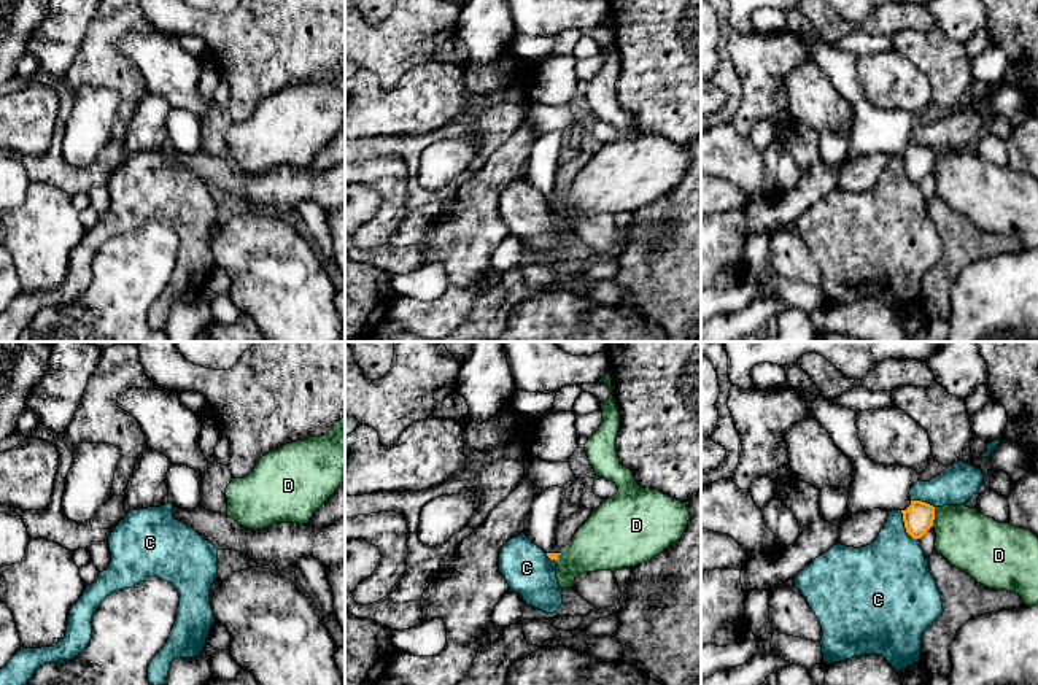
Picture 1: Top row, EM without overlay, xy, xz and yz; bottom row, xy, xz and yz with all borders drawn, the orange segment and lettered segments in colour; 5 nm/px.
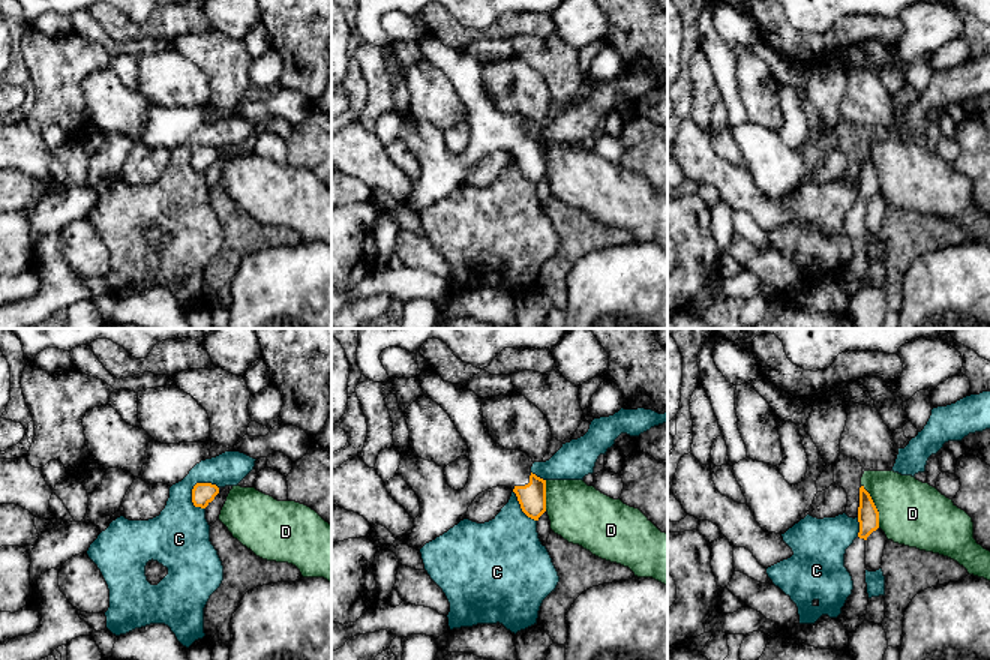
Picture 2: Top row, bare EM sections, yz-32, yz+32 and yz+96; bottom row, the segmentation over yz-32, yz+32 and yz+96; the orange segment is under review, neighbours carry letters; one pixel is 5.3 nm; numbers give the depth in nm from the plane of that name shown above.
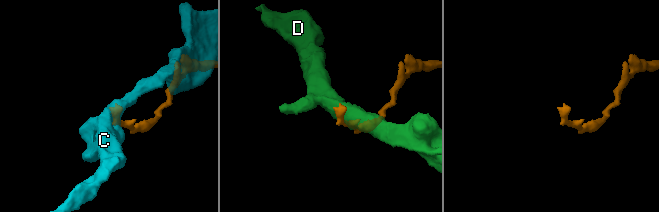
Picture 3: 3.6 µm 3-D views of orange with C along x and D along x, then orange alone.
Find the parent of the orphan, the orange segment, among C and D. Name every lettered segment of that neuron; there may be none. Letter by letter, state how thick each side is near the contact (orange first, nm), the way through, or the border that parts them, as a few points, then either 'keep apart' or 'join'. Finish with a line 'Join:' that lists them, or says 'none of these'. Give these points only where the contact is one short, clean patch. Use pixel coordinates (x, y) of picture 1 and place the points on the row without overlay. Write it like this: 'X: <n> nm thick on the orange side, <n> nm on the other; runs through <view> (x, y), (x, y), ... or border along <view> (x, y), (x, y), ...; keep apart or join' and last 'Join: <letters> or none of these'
C: 150 nm thick on the orange side, 380 nm on the other; keep apart
D: 150 nm thick on the orange side, 300 nm on the other; keep apart
Join: none of these

